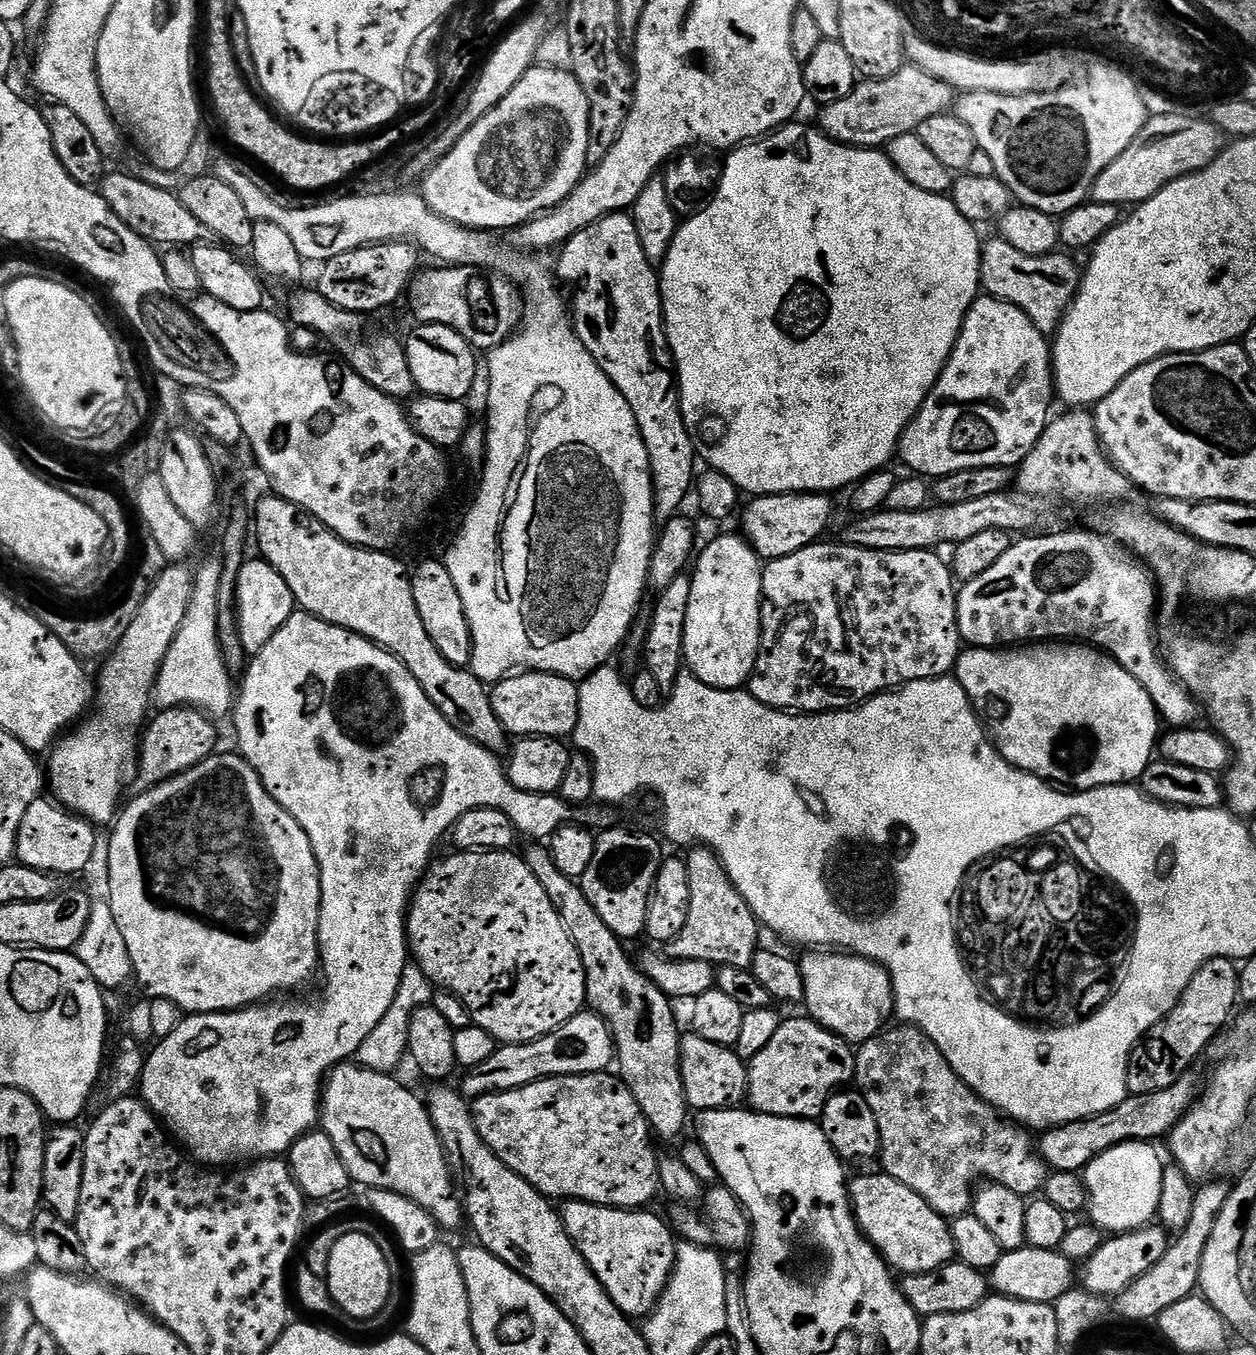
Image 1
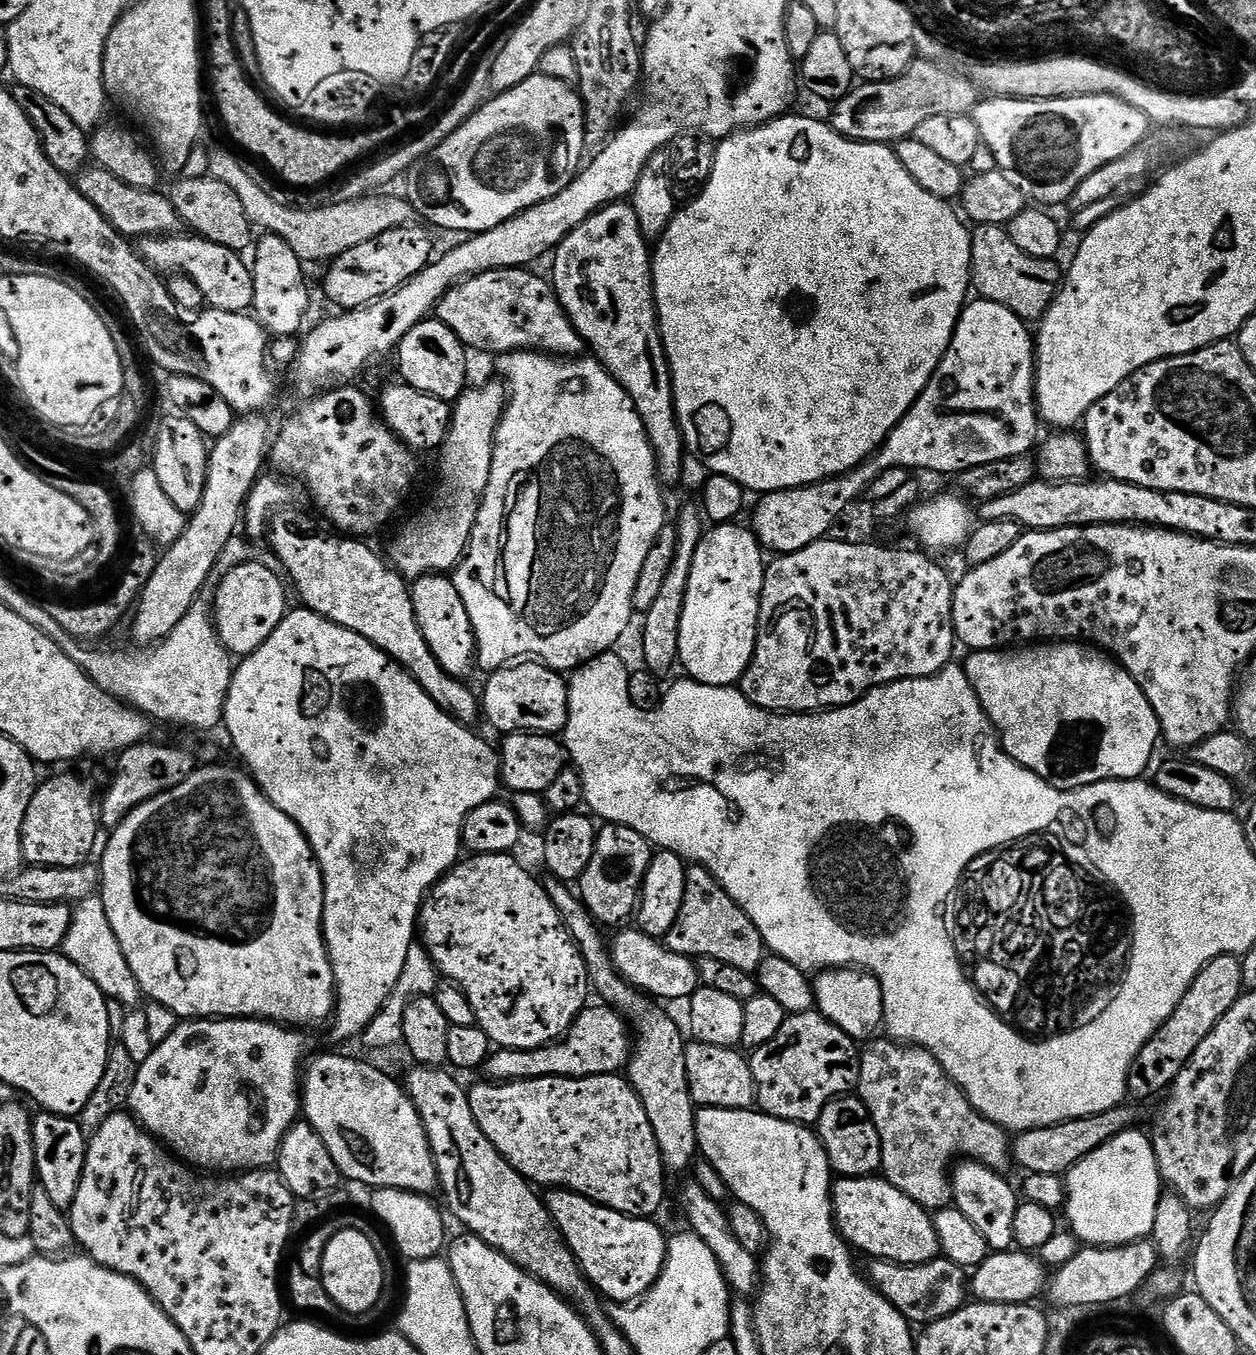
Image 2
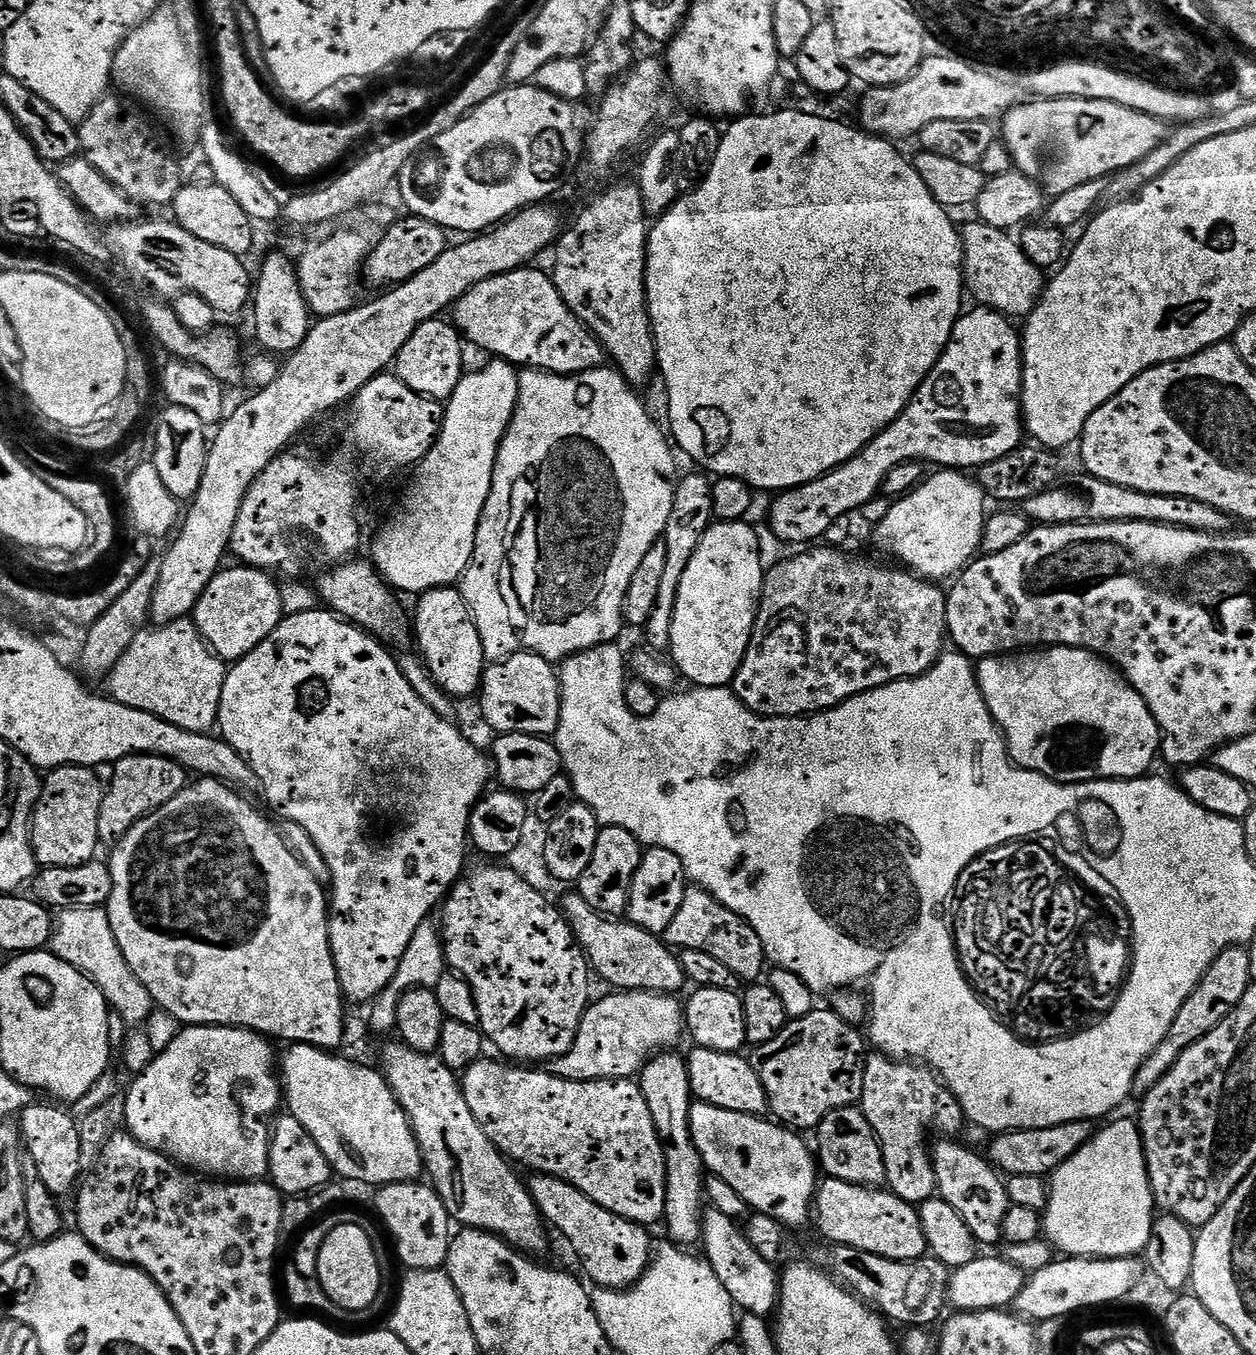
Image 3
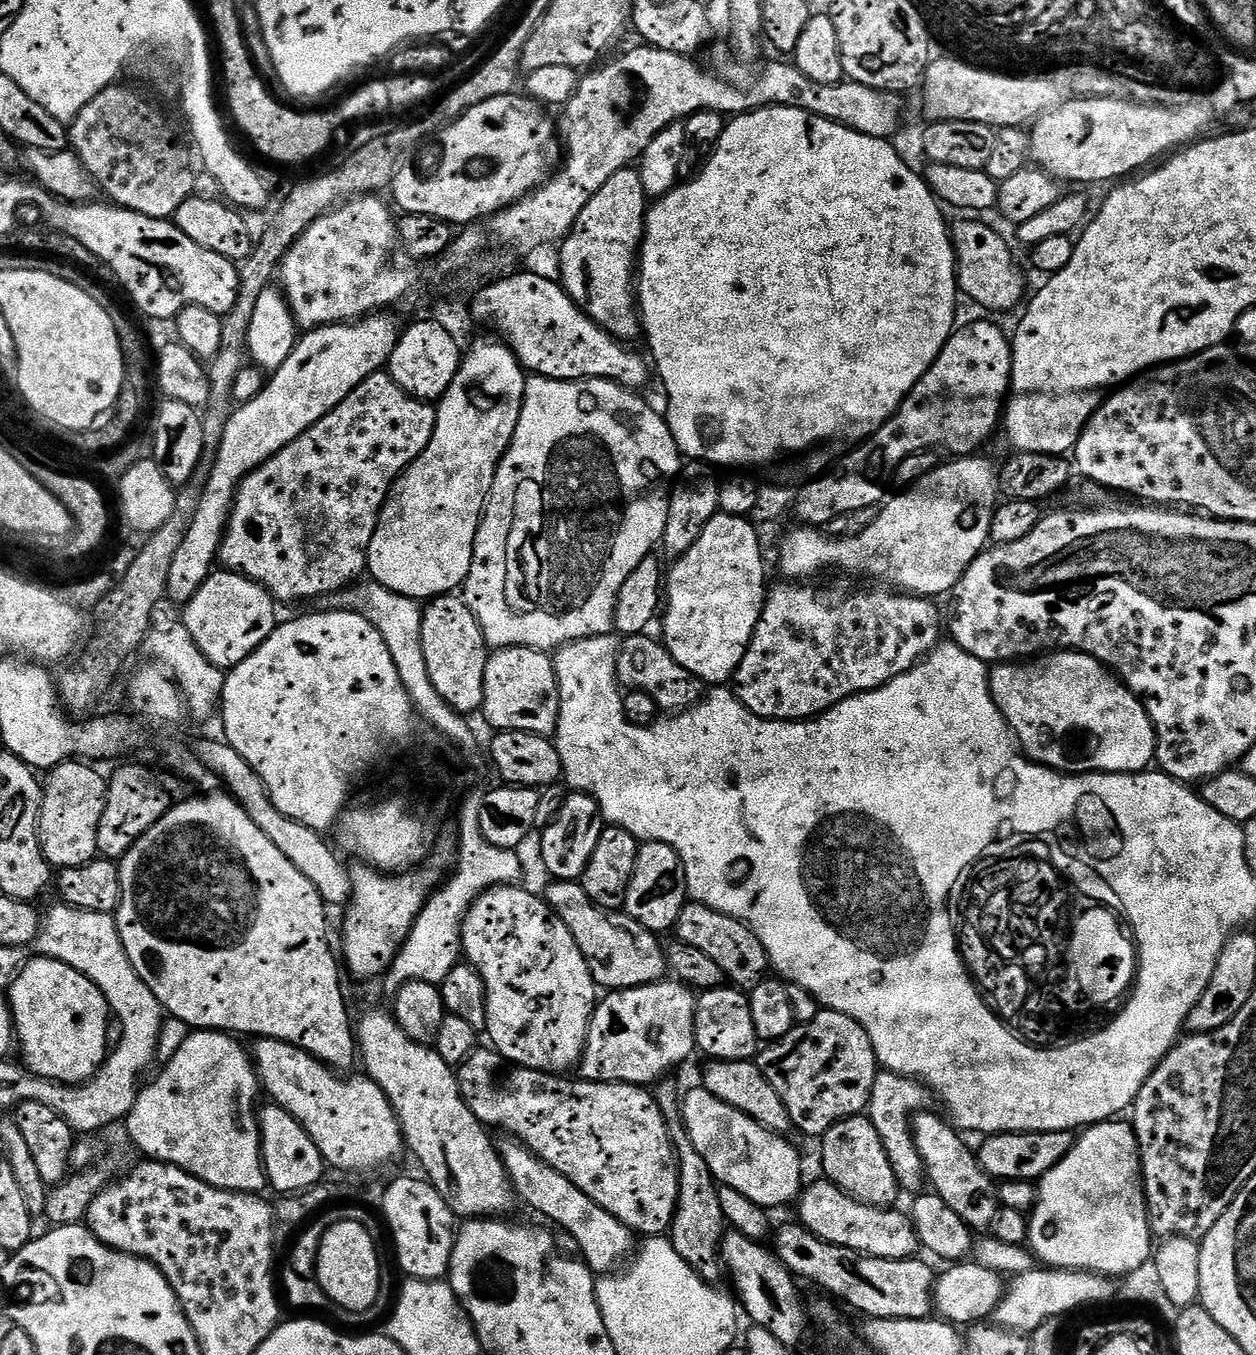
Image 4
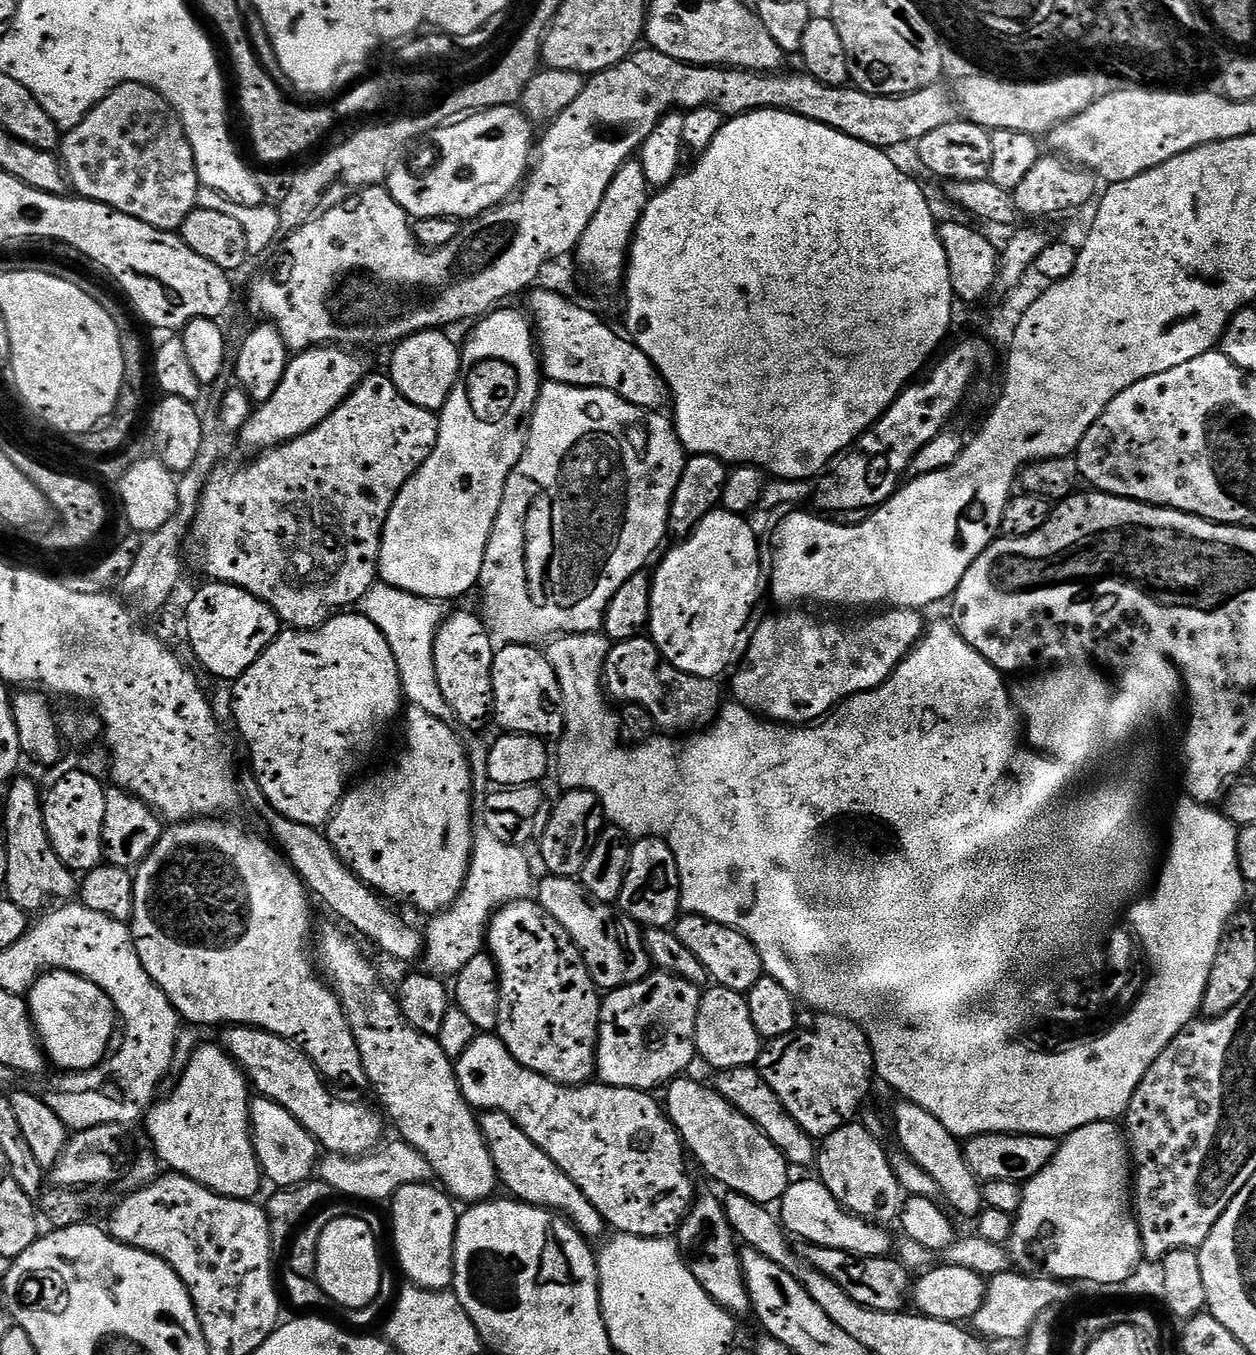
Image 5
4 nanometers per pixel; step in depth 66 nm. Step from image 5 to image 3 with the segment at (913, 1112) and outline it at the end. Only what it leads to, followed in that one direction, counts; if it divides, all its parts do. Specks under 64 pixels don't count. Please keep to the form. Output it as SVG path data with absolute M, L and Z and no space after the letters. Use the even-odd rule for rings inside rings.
M940 1138L934 1144L931 1153L932 1169L936 1175L936 1191L939 1199L945 1200L958 1215L962 1222L970 1226L970 1234L974 1234L977 1245L1000 1244L1004 1238L1002 1222L1006 1222L1006 1214L1012 1209L1013 1202L1008 1197L1008 1185L1005 1177L983 1155L971 1152L964 1144L955 1144L955 1139Z

